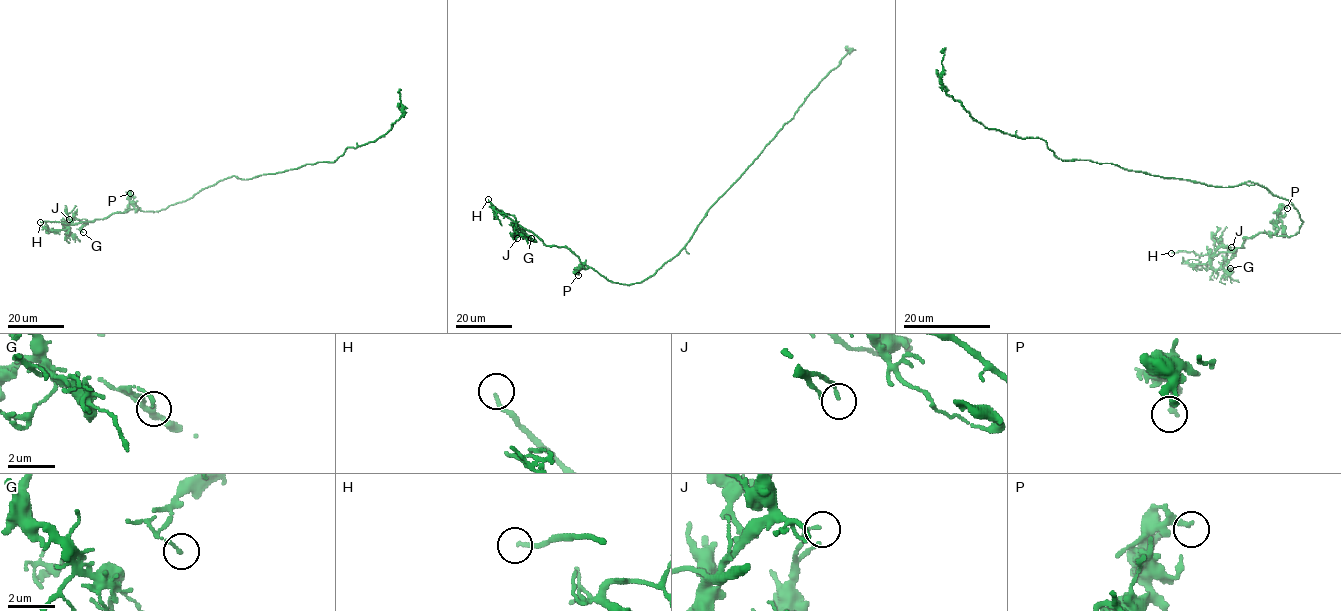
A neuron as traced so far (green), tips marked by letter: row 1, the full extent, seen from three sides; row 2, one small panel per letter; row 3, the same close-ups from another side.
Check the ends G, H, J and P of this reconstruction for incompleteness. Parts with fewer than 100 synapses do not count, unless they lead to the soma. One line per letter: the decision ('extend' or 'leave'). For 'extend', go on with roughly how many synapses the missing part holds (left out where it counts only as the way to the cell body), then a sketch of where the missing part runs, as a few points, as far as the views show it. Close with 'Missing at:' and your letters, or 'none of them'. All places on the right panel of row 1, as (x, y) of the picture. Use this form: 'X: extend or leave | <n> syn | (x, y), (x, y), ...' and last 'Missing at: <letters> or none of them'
G: leave
H: extend | (1171, 253), (1166, 253), (1167, 261), (1192, 285), (1207, 289), (1244, 307), (1258, 304), (1261, 299)
J: leave
P: leave
Missing at: H

